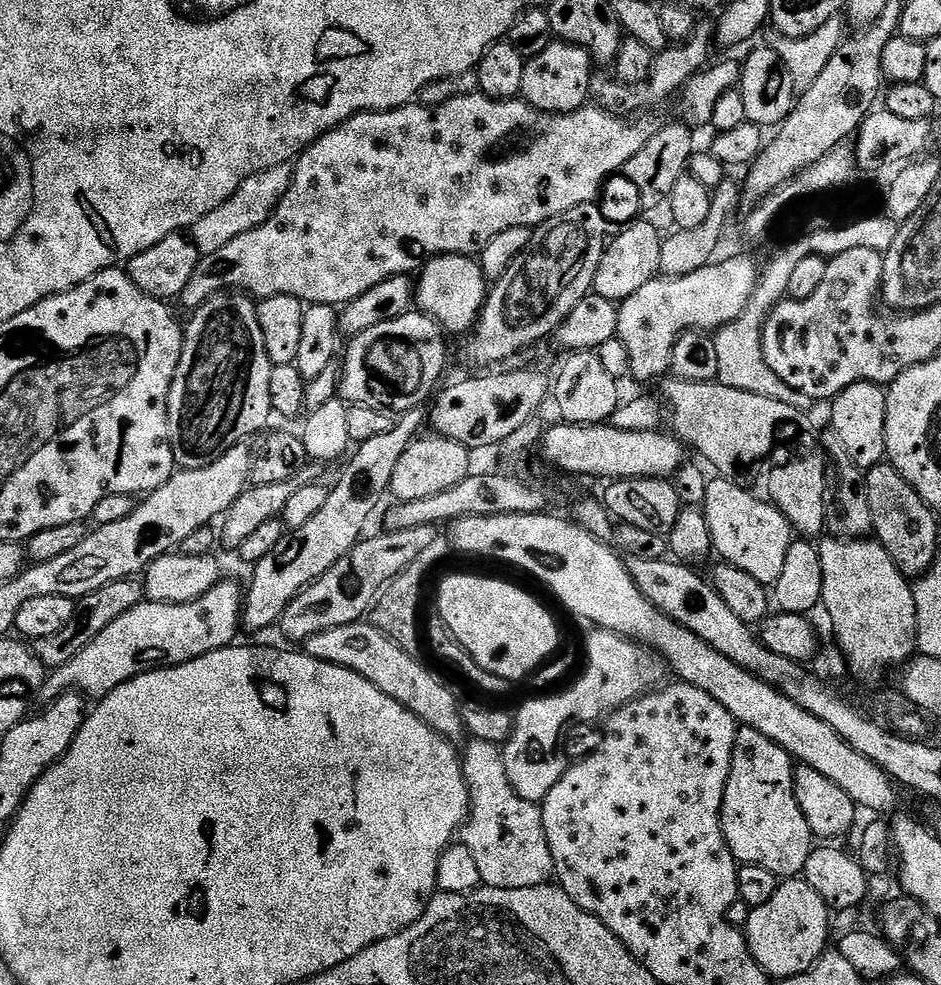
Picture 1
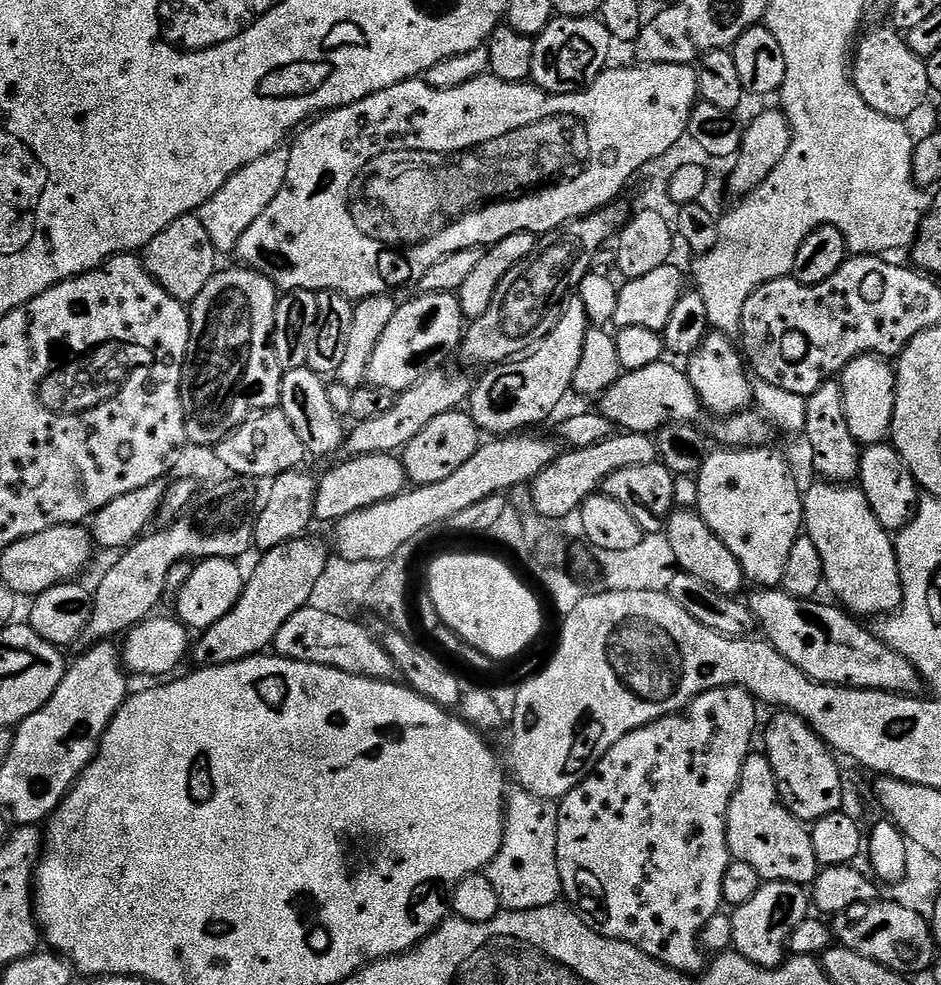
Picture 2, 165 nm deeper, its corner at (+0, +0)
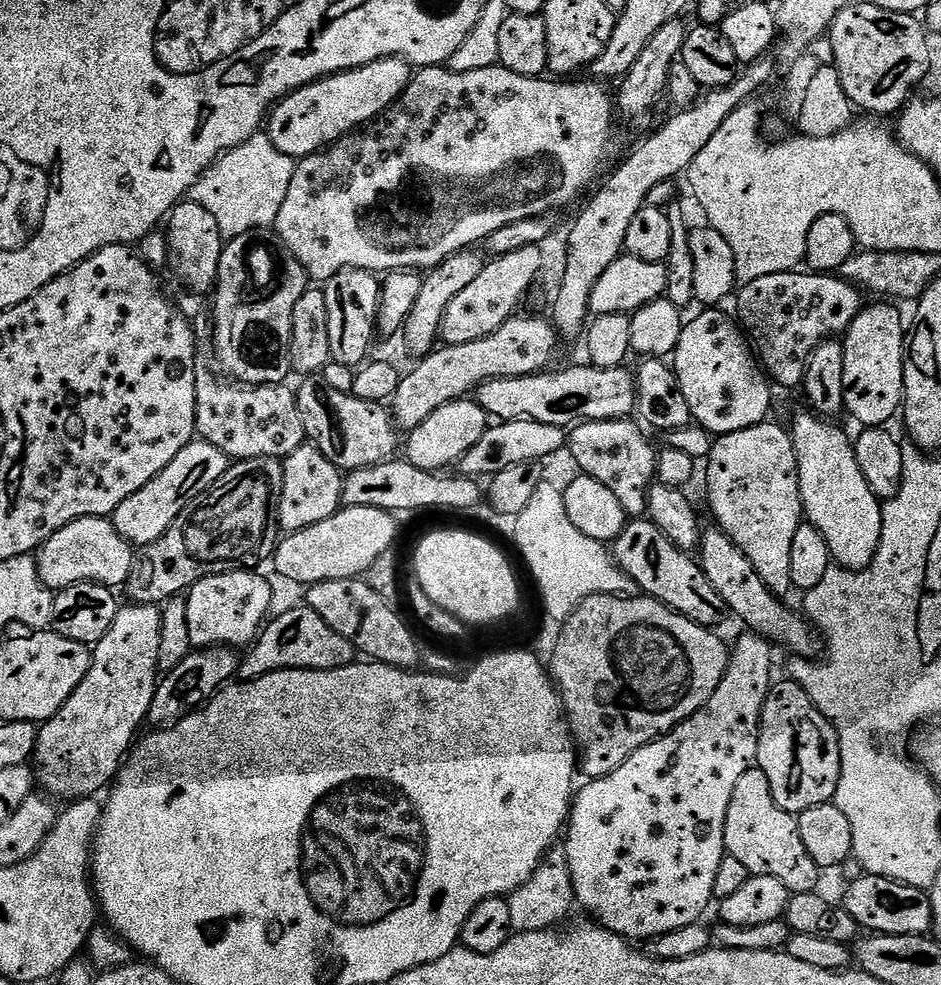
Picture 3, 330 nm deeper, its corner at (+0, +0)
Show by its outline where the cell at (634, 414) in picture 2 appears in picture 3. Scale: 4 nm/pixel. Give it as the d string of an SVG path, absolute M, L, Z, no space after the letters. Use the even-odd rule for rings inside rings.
M627 367L618 368L564 368L561 372L545 370L534 376L518 378L498 378L480 385L474 393L477 404L484 407L489 417L497 421L533 420L550 422L550 426L567 429L569 426L583 424L586 420L622 420L636 412L636 377Z

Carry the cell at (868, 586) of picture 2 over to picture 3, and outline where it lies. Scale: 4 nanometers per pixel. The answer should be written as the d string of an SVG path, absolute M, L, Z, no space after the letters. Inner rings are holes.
M803 410L790 423L792 449L798 462L798 482L800 497L804 507L804 520L813 524L826 538L826 546L830 550L833 561L841 568L852 572L861 572L874 558L878 550L878 542L882 538L882 501L870 490L870 482L862 478L862 470L858 466L856 446L853 437L847 436L842 429L828 418L821 418L811 411Z

